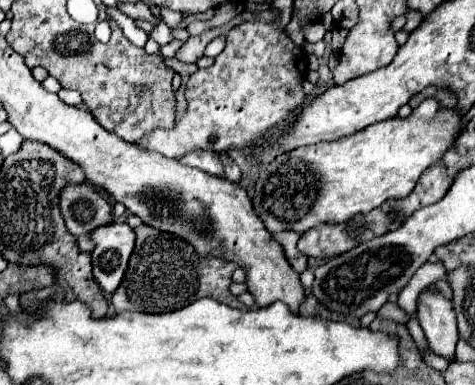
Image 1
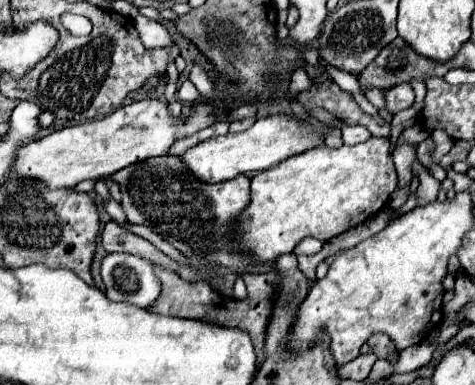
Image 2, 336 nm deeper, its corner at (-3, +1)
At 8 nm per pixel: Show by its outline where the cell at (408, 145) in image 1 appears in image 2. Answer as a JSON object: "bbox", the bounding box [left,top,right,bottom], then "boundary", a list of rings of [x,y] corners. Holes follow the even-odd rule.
{"bbox":[231,137,397,263],"boundary":[[[371,137],[369,141],[353,147],[343,145],[339,149],[321,145],[301,155],[293,155],[271,169],[255,173],[251,177],[251,201],[237,217],[231,247],[239,253],[253,253],[259,263],[275,261],[279,255],[291,253],[303,237],[315,237],[327,243],[329,239],[363,223],[367,217],[373,217],[381,207],[387,205],[389,195],[397,189],[397,173],[389,157],[389,147],[389,139],[379,137]]]}

